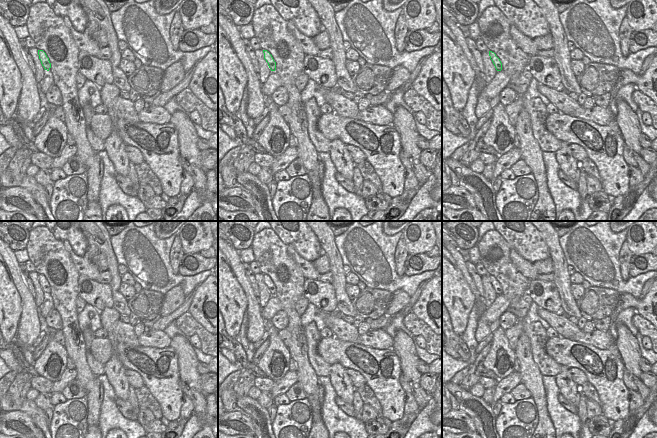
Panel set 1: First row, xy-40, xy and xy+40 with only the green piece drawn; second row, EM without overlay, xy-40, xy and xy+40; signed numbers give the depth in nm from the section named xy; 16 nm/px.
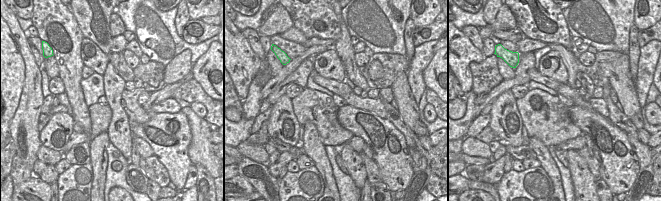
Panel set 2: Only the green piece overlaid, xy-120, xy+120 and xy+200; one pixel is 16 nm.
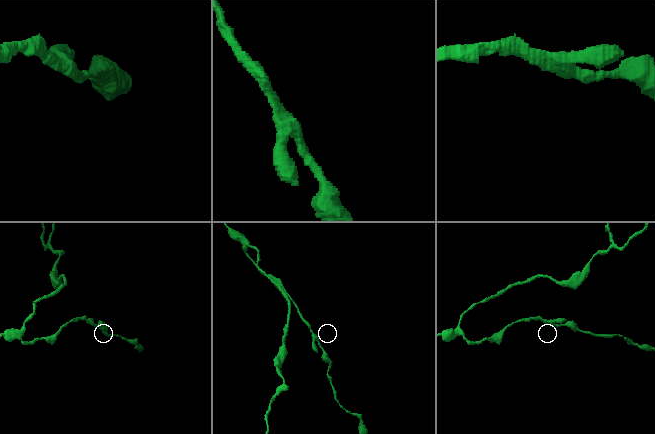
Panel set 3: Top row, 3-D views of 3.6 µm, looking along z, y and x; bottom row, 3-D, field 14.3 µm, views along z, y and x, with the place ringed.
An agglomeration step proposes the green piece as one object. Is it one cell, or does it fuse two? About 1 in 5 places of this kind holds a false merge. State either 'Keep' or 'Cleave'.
Keep.

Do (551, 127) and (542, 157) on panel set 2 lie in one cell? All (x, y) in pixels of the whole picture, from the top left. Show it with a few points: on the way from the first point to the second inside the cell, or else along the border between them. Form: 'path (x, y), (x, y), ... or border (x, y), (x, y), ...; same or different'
border (530, 137), (536, 137), (547, 147); different

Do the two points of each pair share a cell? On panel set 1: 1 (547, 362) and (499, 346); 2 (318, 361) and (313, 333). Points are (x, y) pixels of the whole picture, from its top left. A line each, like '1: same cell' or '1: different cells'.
1: different cells
2: same cell

